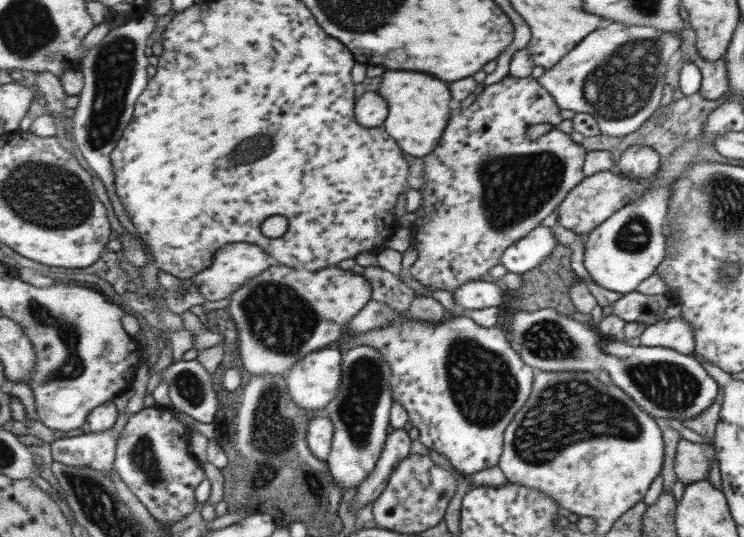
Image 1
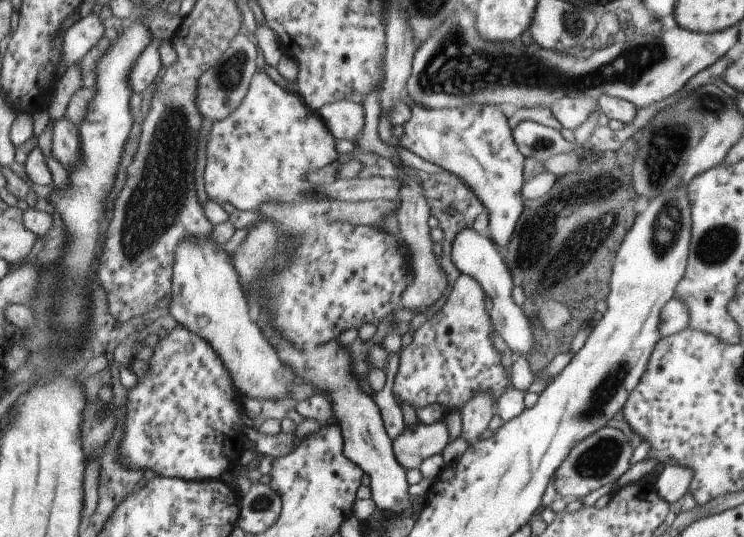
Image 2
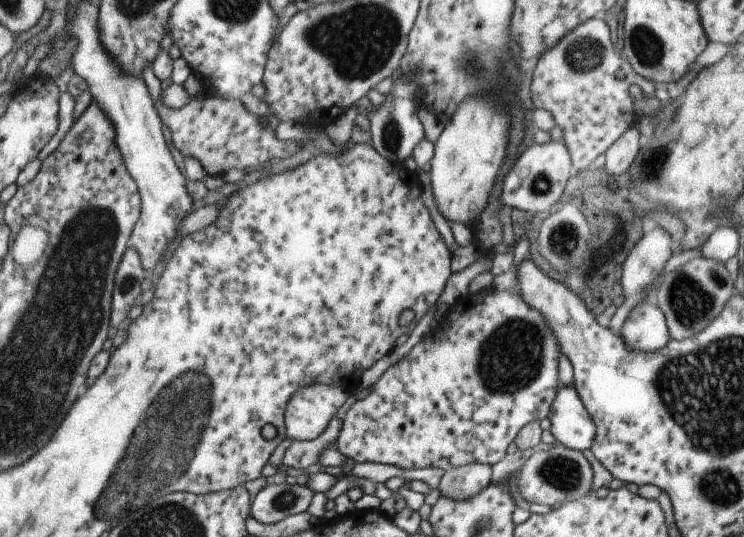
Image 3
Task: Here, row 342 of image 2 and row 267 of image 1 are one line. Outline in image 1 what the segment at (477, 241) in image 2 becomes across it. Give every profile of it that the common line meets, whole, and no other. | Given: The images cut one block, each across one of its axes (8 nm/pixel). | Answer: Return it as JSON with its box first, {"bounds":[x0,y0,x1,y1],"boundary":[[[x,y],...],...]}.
{"bounds":[500,225,556,275],"boundary":[[[537,225],[503,251],[500,263],[508,272],[522,275],[547,258],[556,243],[549,227]]]}

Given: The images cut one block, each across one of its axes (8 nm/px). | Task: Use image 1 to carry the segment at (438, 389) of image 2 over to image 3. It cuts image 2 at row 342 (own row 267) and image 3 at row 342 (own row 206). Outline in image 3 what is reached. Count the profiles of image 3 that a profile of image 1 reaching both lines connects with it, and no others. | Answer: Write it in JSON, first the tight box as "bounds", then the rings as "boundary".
{"bounds":[334,290,561,471],"boundary":[[[515,290],[478,292],[456,300],[449,306],[448,311],[438,320],[437,324],[423,335],[404,357],[388,367],[371,385],[372,389],[365,398],[356,400],[345,412],[339,434],[334,446],[347,458],[355,463],[376,462],[398,466],[402,469],[426,469],[437,467],[448,471],[470,462],[478,462],[491,466],[506,452],[509,443],[524,424],[539,421],[547,416],[548,408],[553,400],[556,388],[561,385],[557,380],[556,358],[561,353],[553,333],[547,326],[545,319],[534,308],[529,308]]]}

